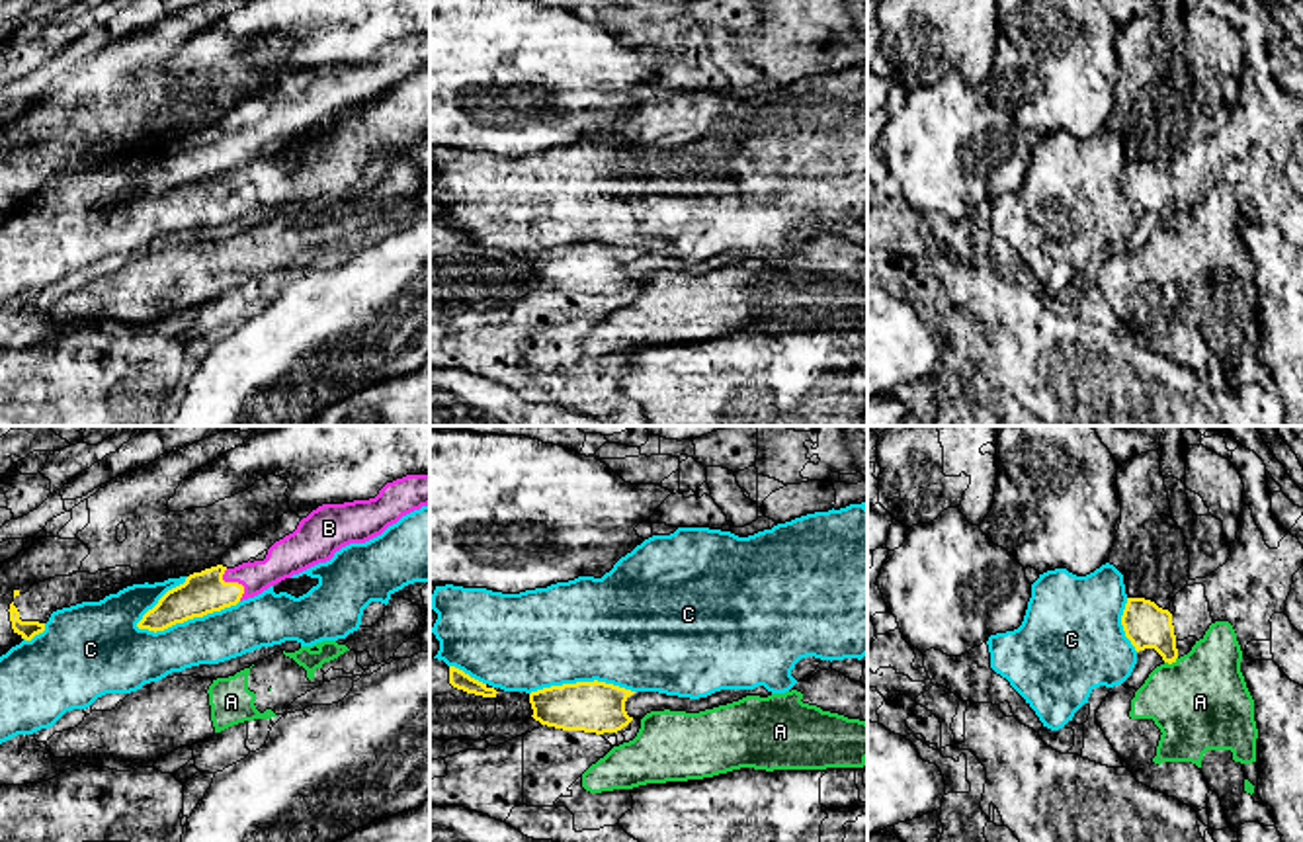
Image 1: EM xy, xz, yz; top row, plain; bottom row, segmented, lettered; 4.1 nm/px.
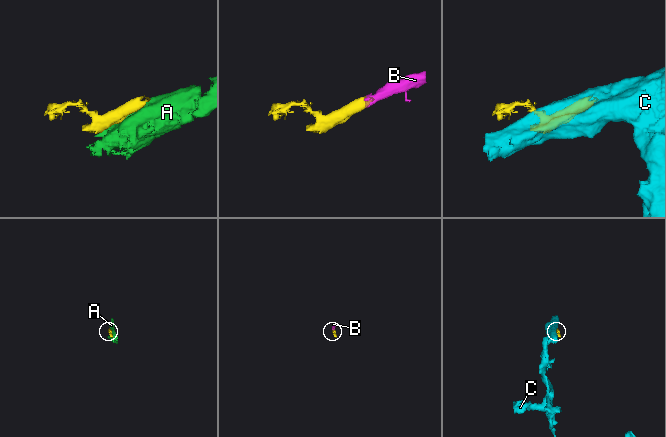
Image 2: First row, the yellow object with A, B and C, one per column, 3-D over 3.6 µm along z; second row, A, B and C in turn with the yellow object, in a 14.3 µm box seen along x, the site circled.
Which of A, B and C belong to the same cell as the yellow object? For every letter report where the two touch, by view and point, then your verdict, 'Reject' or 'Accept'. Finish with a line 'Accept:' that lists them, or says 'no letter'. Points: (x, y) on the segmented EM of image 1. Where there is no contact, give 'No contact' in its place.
A: Touches yellow at yz (1171, 663). Reject
B: Touches yellow at xy (235, 583). Accept
C: Touches yellow at xy (186, 620). Reject
Accept: B

